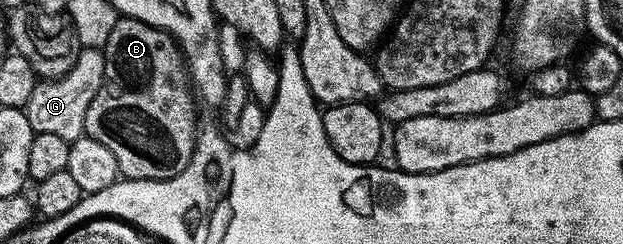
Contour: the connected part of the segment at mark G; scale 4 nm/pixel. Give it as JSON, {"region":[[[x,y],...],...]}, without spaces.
{"region":[[[86,46],[81,51],[78,57],[73,57],[74,65],[63,76],[58,76],[55,80],[42,78],[37,81],[32,96],[24,107],[28,122],[35,133],[58,134],[69,142],[84,135],[88,106],[92,106],[92,98],[96,98],[102,79],[106,76],[106,57],[96,48]]]}

